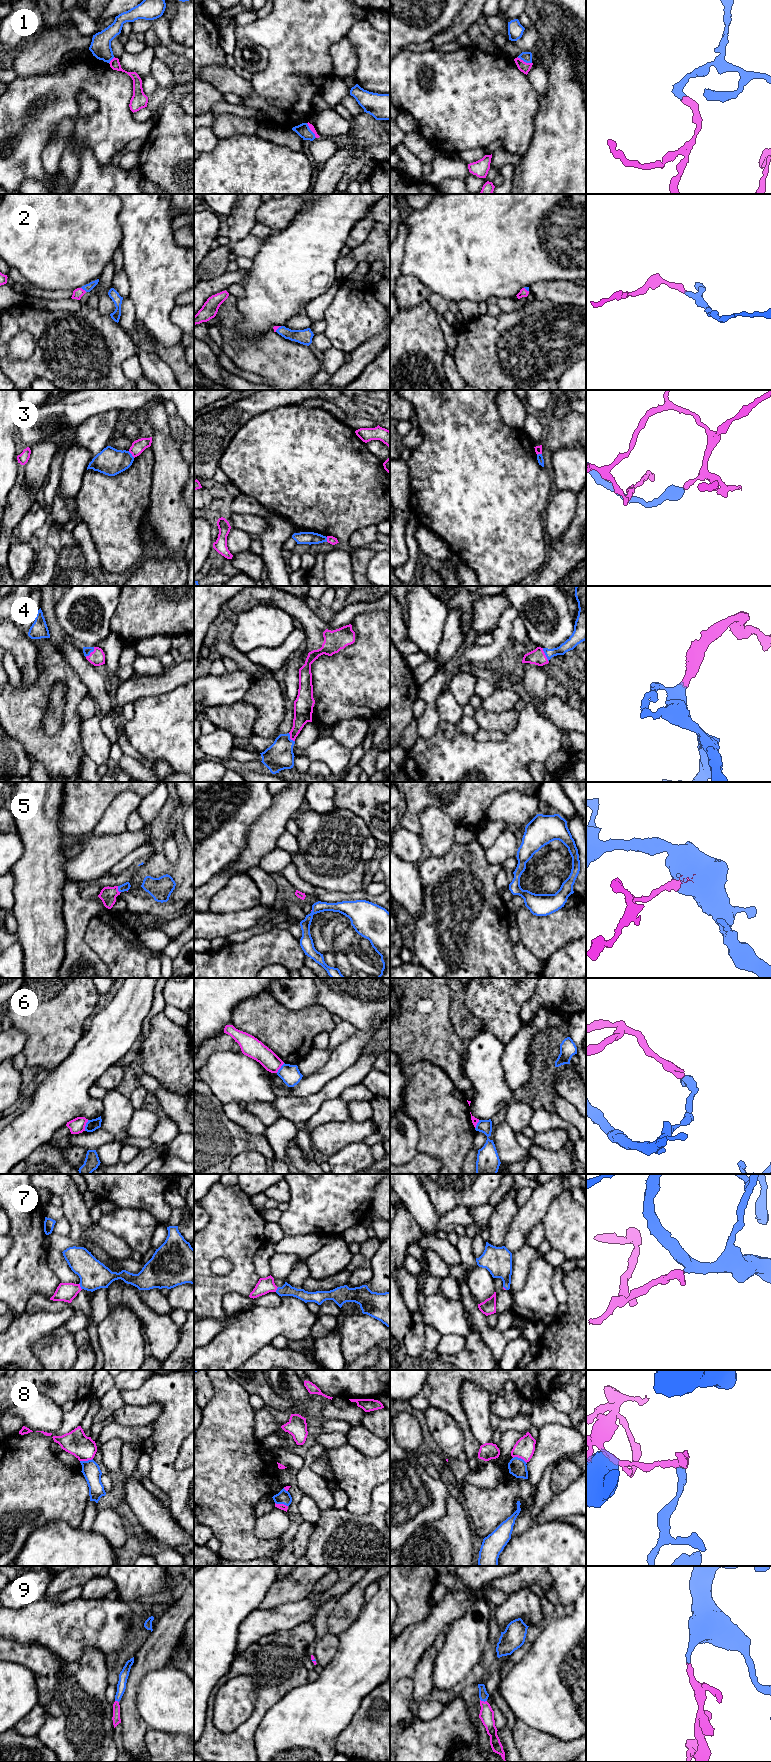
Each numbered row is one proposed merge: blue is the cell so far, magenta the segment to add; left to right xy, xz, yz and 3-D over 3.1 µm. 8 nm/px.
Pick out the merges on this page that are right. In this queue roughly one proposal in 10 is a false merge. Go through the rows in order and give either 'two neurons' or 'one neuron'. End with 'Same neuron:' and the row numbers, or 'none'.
1: one neuron
2: one neuron
3: two neurons
4: one neuron
5: one neuron
6: two neurons
7: one neuron
8: two neurons
9: one neuron
Same neuron: 1, 2, 4, 5, 7, 9

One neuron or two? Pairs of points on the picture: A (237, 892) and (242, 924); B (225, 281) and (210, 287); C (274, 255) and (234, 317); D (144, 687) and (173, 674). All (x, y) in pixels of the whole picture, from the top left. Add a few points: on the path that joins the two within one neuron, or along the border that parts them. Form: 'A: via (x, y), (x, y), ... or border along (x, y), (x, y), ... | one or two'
A: border along (259, 904), (247, 909), (217, 913) | two
B: via (221, 283), (214, 286) | one
C: border along (235, 301), (241, 317), (238, 335) | two
D: via (151, 685), (159, 685), (166, 681) | one

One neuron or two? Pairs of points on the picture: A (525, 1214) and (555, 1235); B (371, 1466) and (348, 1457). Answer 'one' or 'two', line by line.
A: two
B: one

